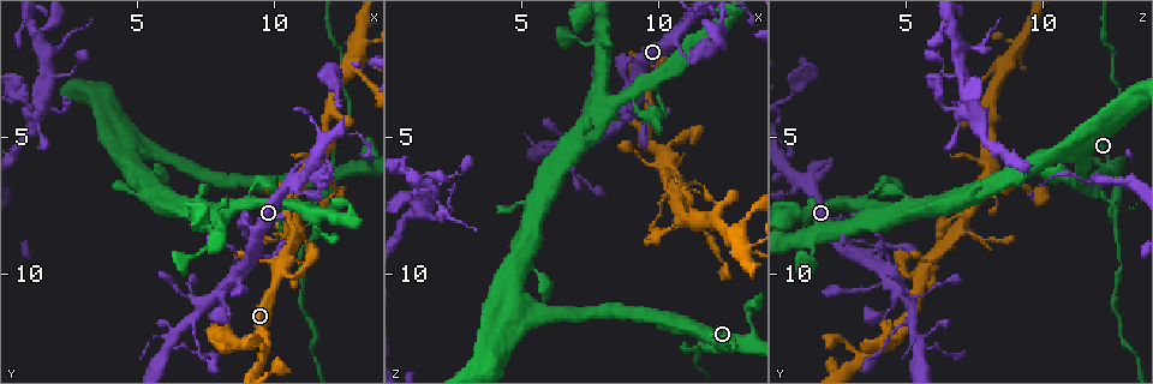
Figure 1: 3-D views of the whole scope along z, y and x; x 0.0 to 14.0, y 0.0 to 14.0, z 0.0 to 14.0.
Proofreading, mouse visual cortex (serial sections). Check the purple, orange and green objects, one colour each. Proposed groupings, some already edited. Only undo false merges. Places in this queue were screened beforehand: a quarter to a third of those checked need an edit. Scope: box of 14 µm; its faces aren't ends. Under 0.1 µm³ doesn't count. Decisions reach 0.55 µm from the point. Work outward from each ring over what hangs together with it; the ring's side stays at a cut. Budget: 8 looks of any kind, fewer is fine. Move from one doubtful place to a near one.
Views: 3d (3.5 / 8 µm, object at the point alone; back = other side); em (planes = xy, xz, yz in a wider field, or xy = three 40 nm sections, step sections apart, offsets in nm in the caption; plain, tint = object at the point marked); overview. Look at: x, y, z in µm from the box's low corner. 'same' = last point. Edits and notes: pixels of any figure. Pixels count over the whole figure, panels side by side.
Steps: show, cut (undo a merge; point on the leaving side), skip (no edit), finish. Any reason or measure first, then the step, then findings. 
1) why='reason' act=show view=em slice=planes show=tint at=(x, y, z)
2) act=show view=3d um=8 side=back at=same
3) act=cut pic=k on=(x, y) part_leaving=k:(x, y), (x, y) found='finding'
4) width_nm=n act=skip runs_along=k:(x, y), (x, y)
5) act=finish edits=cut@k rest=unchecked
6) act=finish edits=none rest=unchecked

why='narrows sharply' act=show view=3d um=8 side=back at=(9.0, 8.7, 4.1)

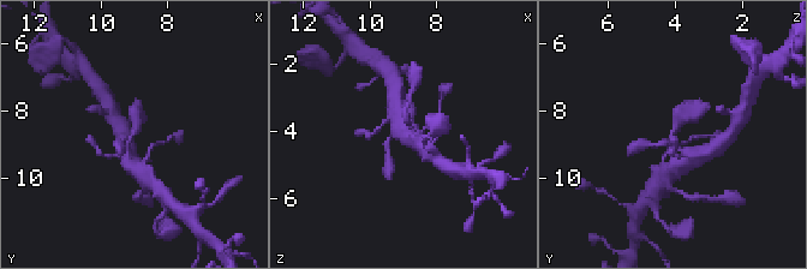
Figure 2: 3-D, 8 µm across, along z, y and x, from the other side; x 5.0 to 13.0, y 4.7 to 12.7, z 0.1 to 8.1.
act=show view=3d um=3.5 at=(9.2, 8.7, 4.2)

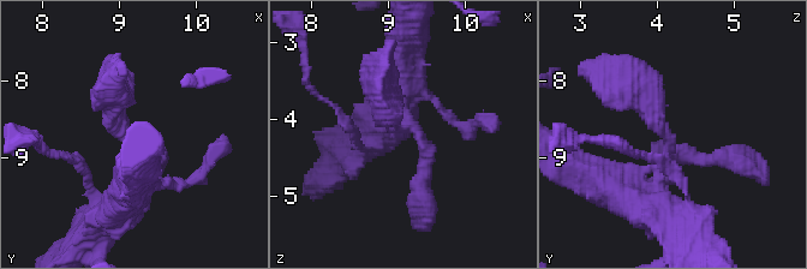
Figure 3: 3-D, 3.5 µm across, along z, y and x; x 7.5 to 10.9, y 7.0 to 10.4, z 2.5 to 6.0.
why='now the EM' act=show view=em slice=xy step=2 show=tint at=(9.10, 8.75, 4.20)

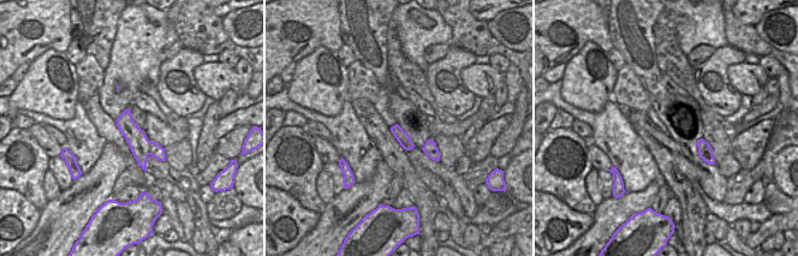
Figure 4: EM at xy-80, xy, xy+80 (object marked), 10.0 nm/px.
act=skip runs_along=4:(126, 113), (126, 126), (162, 158) found='all the same cell'

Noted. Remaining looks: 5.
why='narrows sharply' act=show view=3d um=8 at=(8.3, 11.5, 4.3)

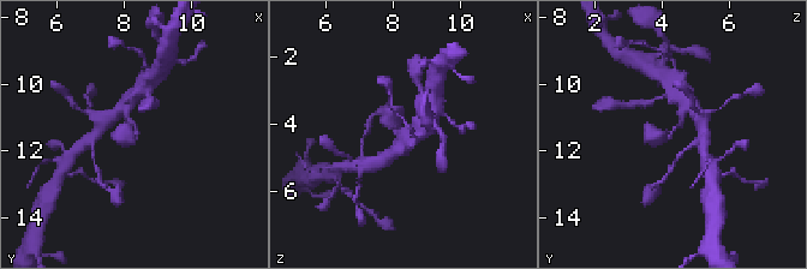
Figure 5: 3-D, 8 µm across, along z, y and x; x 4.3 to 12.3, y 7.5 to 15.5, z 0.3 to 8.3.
why='closer look' act=show view=3d um=3.5 side=back at=(8.4, 11.5, 4.3)

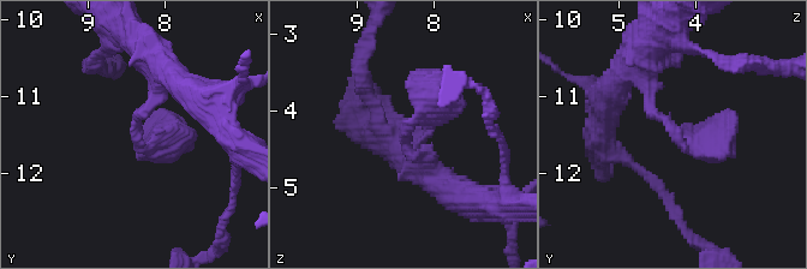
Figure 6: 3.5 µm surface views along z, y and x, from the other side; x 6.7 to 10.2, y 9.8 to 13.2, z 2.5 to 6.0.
why='now the EM' act=show view=em slice=xy step=2 show=tint at=(8.35, 11.45, 4.30)

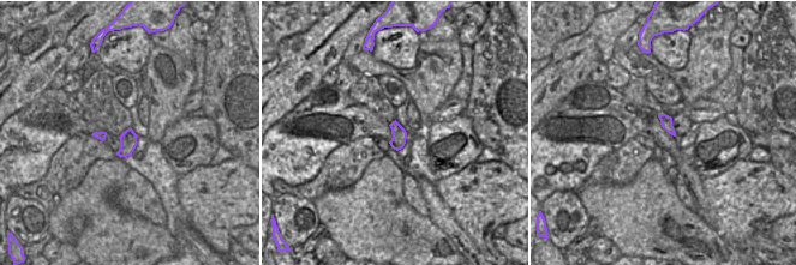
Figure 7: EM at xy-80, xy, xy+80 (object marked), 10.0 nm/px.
width_nm=150 act=skip runs_along=6:(632, 60), (647, 105), (685, 149), (724, 126) found='all the same cell'

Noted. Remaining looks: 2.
why='a narrow waist' act=show view=3d um=8 at=(12.5, 2.2, 12.6)

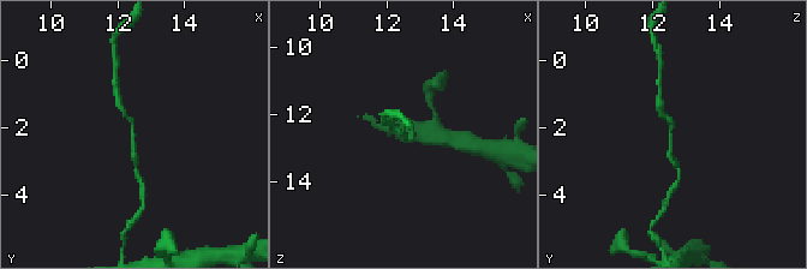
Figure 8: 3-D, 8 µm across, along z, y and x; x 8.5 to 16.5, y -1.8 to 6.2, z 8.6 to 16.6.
act=show view=em slice=xy step=3 show=tint at=(12.5, 2.1, 12.6)

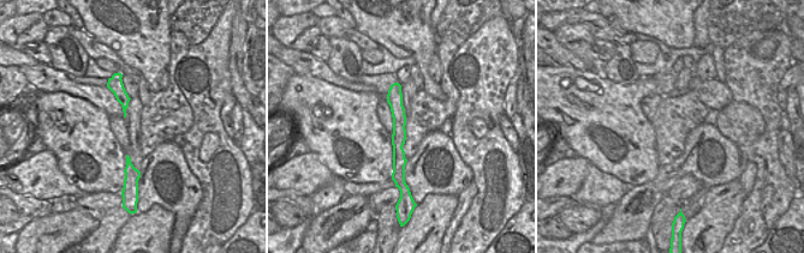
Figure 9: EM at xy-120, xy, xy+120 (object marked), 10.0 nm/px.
arm_widths_nm=200,200 act=skip runs_along=9:(394, 86), (398, 110), (395, 178) found='continuous, no second cell'

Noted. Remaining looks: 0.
act=finish edits=none rest=unchecked

